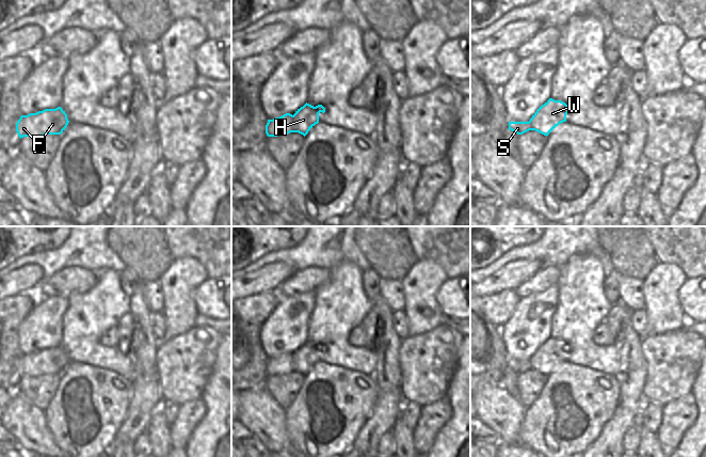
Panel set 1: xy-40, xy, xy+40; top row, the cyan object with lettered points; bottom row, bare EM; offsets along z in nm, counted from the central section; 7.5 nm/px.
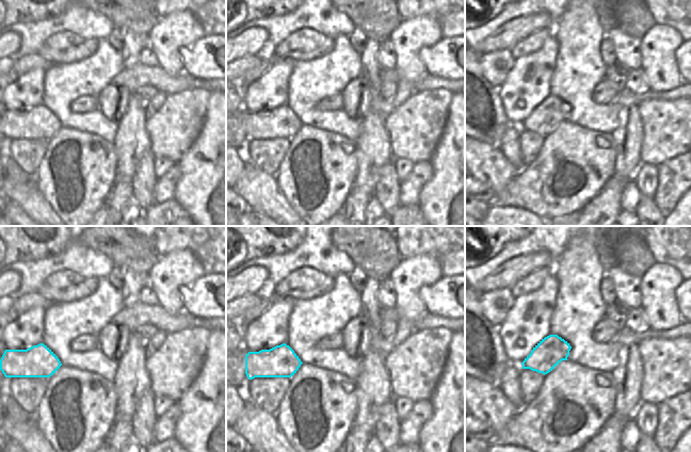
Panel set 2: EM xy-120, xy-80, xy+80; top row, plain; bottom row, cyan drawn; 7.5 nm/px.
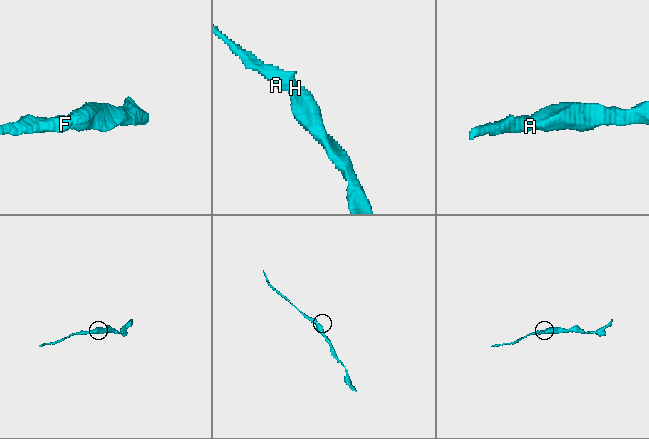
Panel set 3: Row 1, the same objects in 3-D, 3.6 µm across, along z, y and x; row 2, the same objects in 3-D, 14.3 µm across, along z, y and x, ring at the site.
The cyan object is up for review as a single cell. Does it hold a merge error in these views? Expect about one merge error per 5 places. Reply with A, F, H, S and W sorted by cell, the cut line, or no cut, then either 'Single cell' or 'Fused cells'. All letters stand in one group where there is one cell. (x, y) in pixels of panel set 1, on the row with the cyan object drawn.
Groups: A F H S W. No split. Single cell

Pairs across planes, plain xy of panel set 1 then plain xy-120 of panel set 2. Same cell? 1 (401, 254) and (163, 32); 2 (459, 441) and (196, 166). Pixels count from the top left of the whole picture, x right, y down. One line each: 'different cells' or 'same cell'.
1: different cells
2: same cell

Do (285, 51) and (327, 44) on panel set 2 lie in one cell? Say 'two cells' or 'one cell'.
one cell

